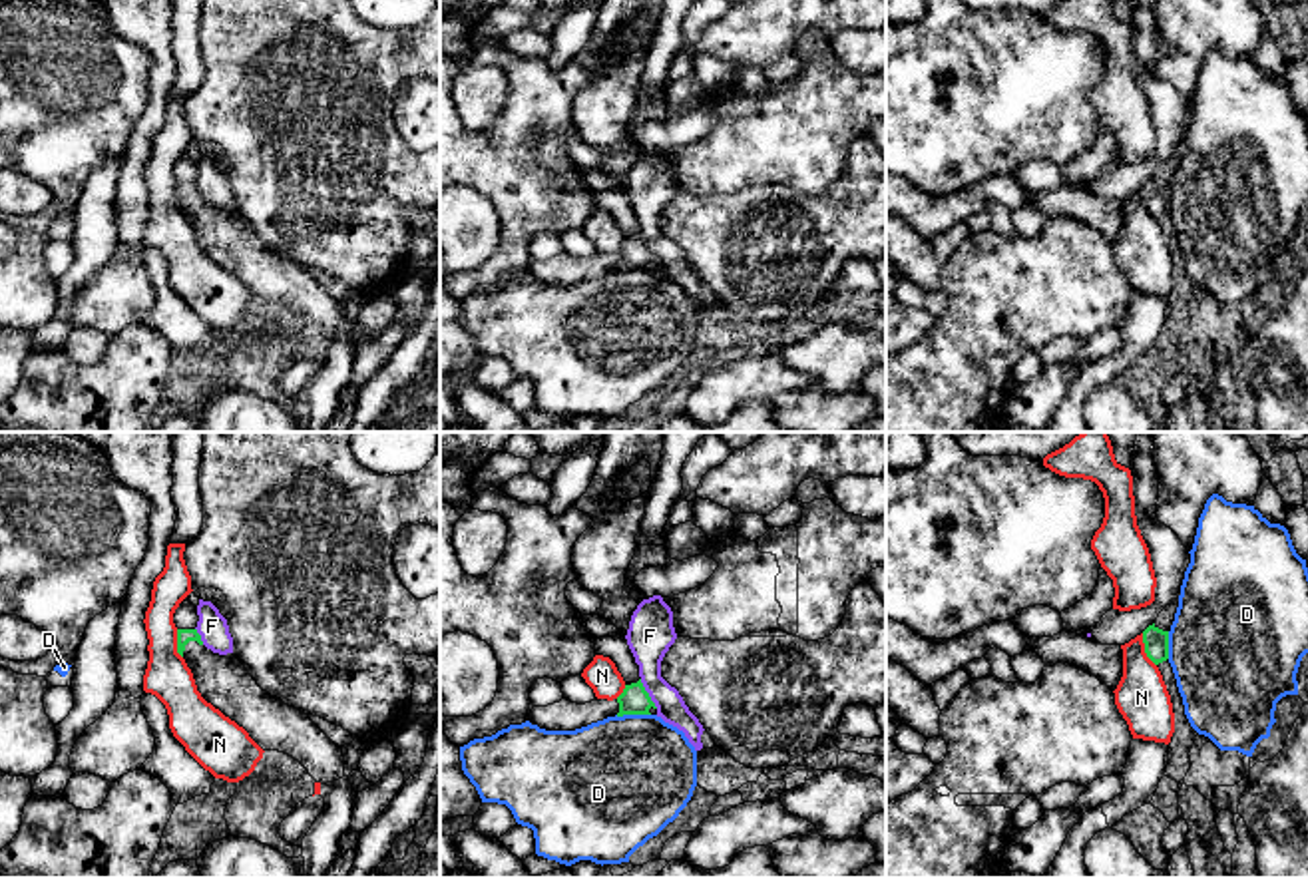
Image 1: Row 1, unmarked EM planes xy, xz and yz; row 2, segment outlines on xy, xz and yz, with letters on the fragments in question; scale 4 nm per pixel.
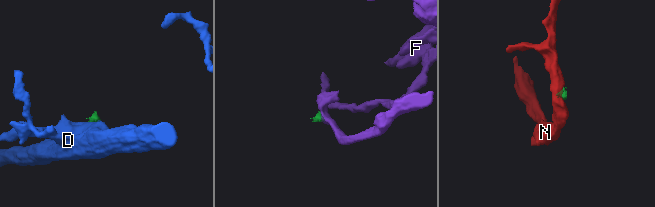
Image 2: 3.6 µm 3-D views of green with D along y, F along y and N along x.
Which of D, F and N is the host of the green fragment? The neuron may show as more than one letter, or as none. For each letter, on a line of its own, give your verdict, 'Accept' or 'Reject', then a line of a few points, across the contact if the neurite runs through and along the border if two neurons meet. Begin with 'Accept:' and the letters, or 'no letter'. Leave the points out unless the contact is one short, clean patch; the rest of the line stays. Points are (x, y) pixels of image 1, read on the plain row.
Accept: no letter
D: Reject. Line: xz (650, 267), (616, 269)
F: Reject. Line: xz (640, 233), (657, 261)
N: Reject. Line: yz (1141, 188), (1145, 210), (1155, 219)

